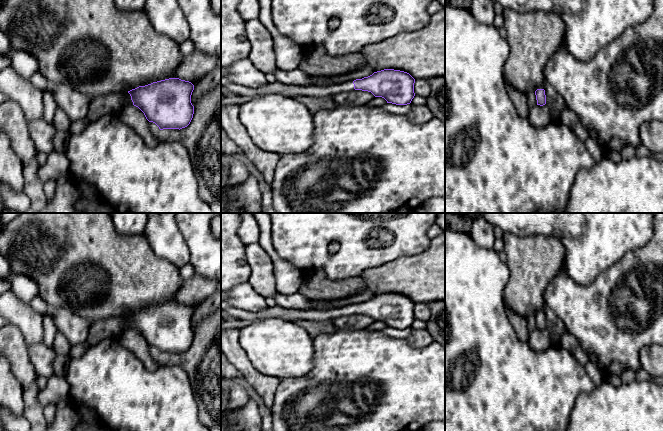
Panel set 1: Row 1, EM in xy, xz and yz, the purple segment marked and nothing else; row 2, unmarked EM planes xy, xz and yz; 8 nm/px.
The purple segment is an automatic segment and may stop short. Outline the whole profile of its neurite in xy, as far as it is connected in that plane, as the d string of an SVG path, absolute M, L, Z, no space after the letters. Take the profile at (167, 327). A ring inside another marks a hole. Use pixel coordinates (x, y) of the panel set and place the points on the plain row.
M169 302L128 315L133 329L160 354L187 351L194 338L191 319L194 309L179 302Z

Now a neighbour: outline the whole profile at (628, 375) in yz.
M626 367L622 372L620 379L621 379L622 384L631 383L636 380L635 372L632 369Z

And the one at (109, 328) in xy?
M111 317L96 322L91 322L87 343L96 345L104 339L117 337L125 330L133 329L129 317Z

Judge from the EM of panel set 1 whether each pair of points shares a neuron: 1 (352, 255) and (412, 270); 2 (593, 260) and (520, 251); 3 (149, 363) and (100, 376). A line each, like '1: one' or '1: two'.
1: two
2: two
3: two

